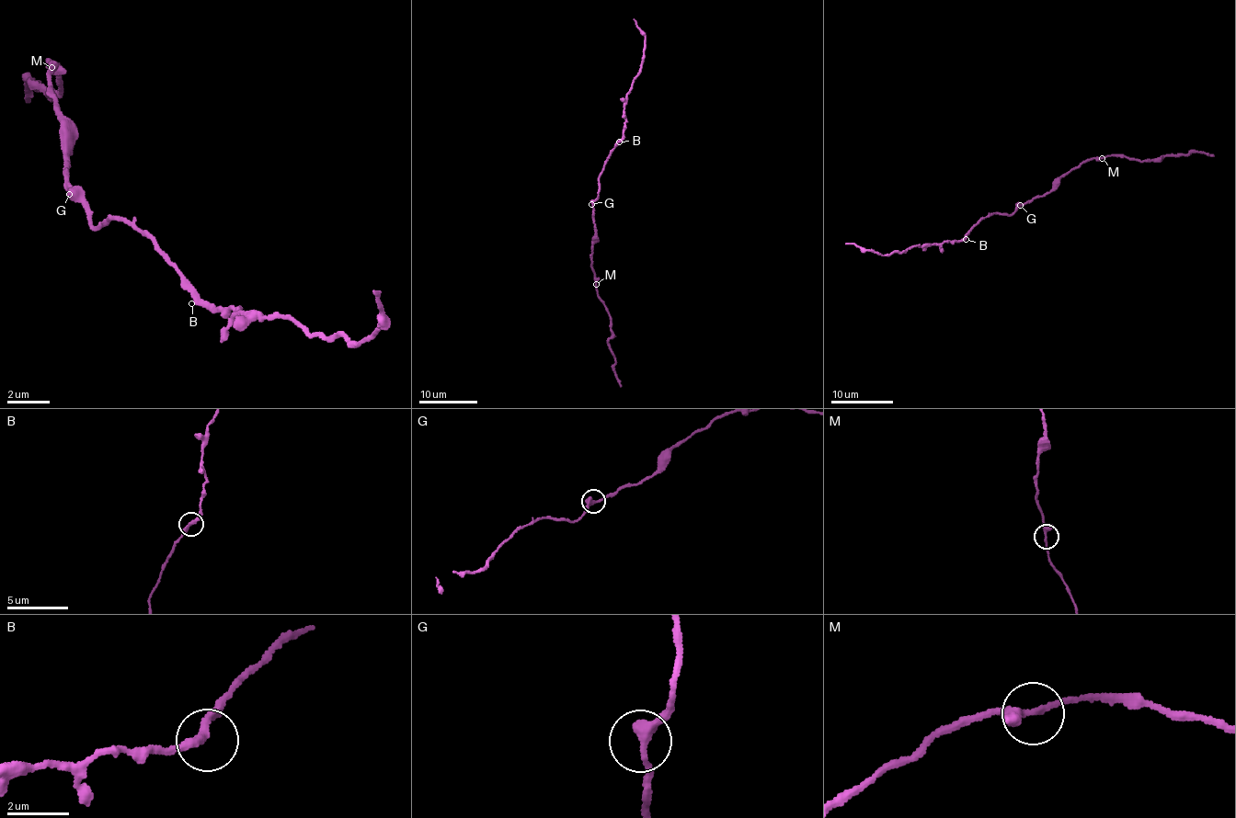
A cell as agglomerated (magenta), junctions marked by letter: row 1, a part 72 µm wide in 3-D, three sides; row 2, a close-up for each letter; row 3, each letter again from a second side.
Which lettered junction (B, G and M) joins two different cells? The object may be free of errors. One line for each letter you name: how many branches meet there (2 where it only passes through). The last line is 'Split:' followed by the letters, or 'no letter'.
M: 2
Split: M

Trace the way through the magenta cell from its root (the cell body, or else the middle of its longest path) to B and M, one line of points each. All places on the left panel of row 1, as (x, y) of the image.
B: (76, 198), (91, 227), (118, 219), (131, 229), (144, 232), (158, 255), (191, 293), (191, 303)
M: (76, 198), (62, 187), (69, 178), (62, 176), (68, 167), (46, 81), (56, 64), (50, 69)

